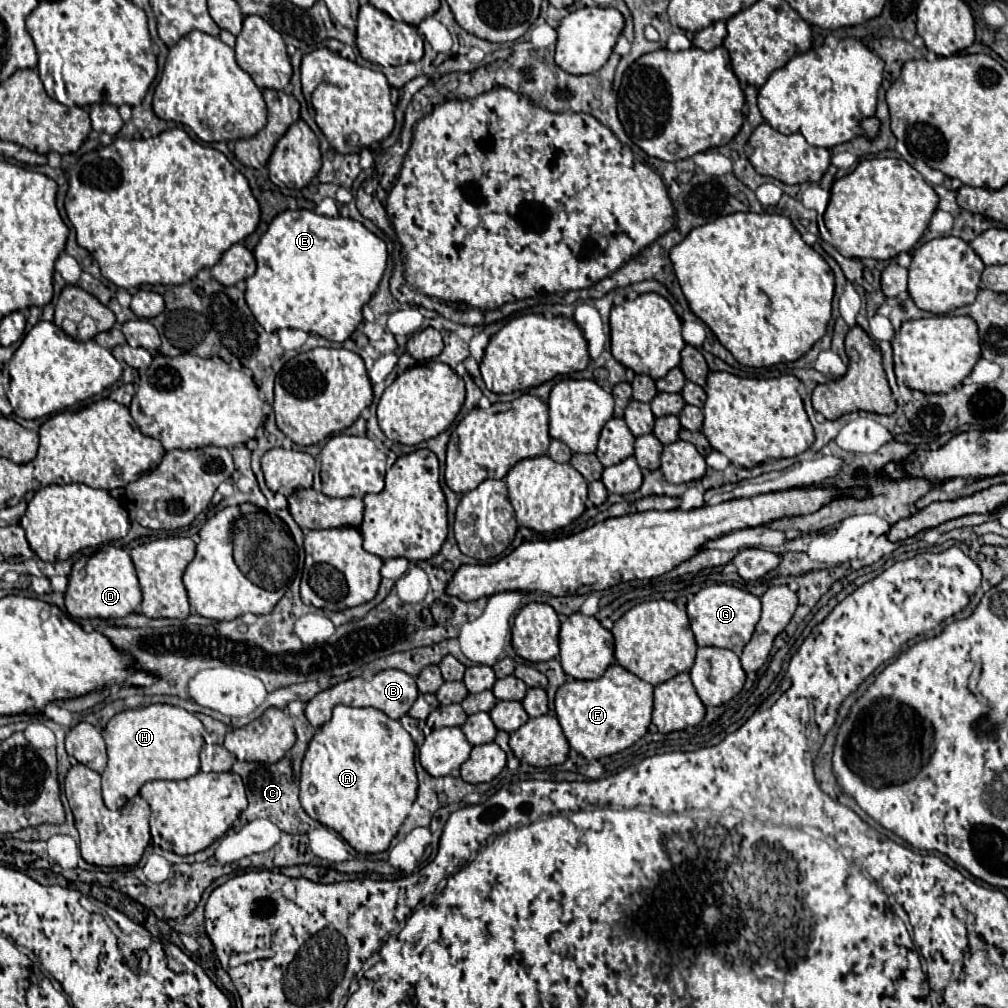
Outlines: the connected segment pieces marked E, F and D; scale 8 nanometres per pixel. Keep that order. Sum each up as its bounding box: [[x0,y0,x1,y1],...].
[[245,209,387,343],[555,663,653,761],[65,545,141,619]]

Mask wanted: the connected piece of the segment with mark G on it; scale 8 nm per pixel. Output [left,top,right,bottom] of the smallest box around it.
[687,584,761,655]

